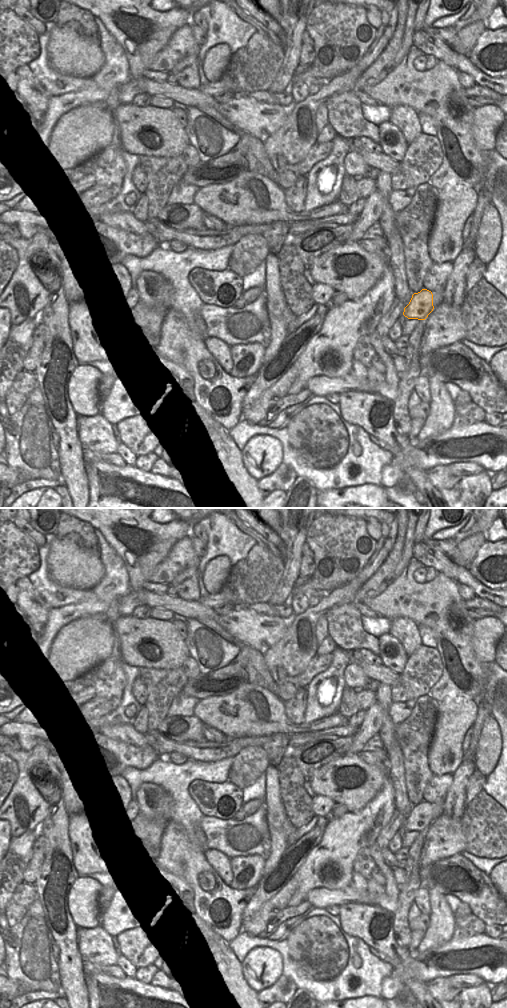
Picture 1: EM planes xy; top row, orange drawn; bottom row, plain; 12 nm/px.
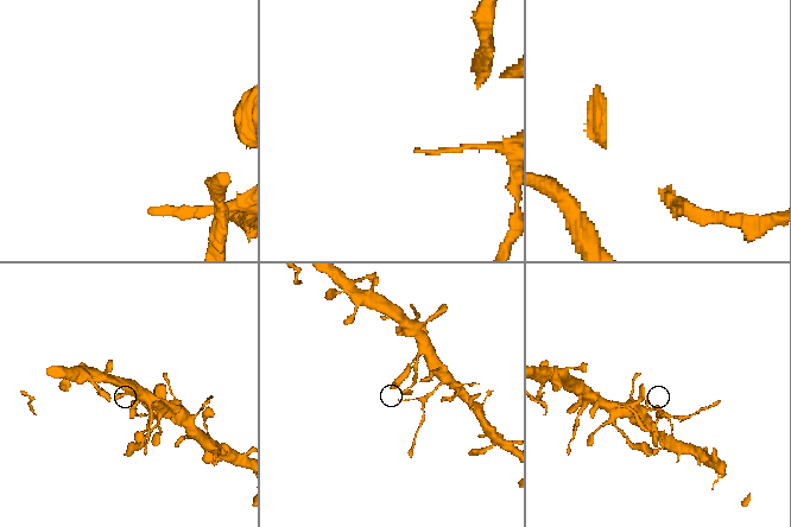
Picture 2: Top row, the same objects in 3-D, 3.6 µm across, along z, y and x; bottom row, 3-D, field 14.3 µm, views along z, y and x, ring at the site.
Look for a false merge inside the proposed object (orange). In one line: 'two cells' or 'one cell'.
two cells

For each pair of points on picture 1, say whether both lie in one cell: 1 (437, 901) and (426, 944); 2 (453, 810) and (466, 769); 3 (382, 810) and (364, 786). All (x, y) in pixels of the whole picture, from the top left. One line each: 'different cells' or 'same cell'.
1: same cell
2: same cell
3: different cells

